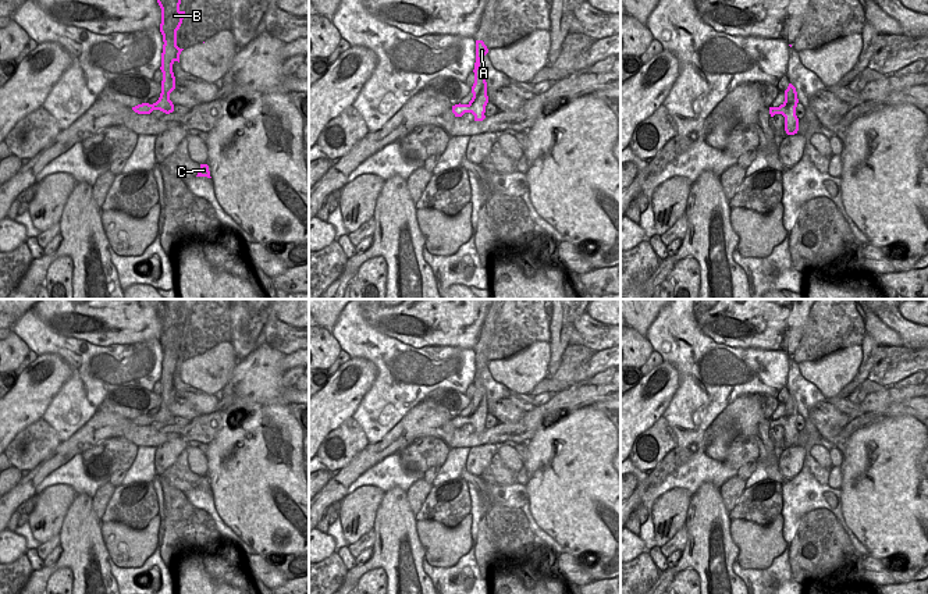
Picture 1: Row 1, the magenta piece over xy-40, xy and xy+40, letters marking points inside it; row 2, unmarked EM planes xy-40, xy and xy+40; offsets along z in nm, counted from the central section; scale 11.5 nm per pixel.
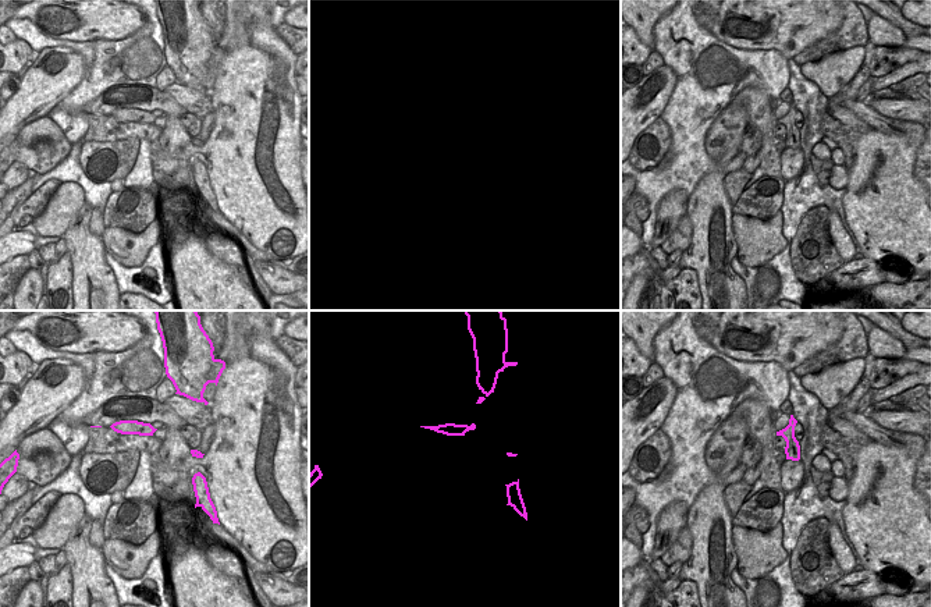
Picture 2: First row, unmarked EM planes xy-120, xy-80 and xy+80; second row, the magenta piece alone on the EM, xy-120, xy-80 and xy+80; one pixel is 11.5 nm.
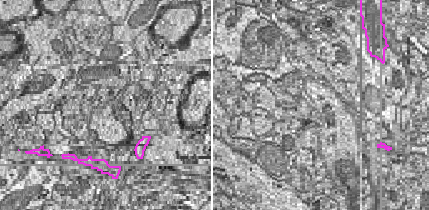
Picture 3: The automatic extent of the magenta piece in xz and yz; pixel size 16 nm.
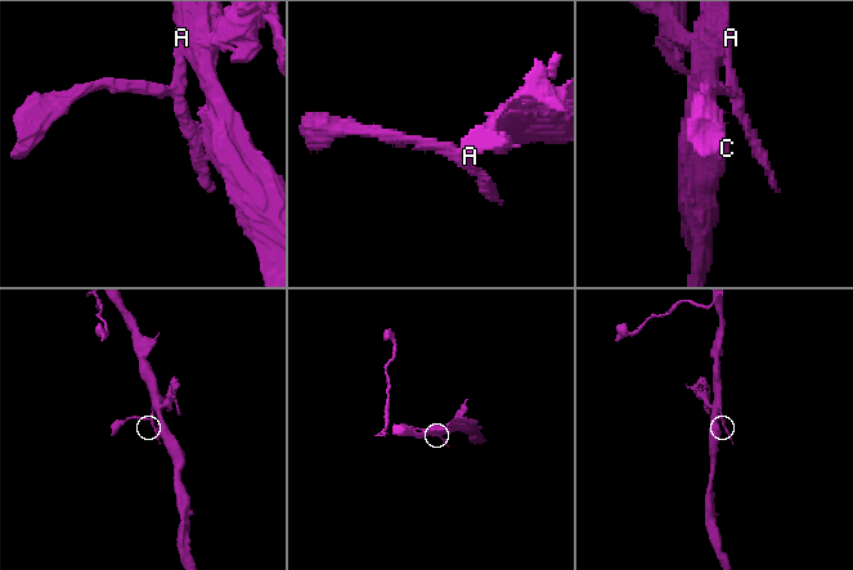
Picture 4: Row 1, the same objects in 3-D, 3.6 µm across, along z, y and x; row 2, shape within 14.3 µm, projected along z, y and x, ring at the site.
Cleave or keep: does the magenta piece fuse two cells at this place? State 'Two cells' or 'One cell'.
One cell

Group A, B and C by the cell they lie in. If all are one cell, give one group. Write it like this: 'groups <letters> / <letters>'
groups A B C

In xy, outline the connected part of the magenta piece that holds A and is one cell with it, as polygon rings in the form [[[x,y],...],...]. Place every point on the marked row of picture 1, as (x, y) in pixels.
[[[476,40],[476,63],[474,63],[474,83],[472,86],[473,97],[467,104],[455,104],[452,106],[452,113],[455,117],[462,117],[465,113],[472,113],[474,121],[483,121],[486,118],[486,106],[488,103],[487,96],[487,82],[486,77],[481,72],[480,61],[488,53],[487,46],[483,40]]]

